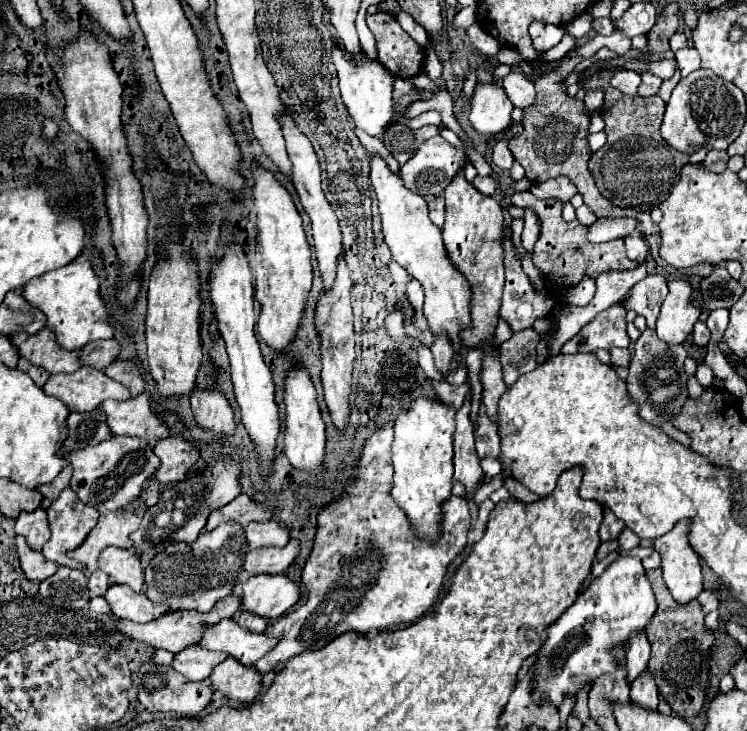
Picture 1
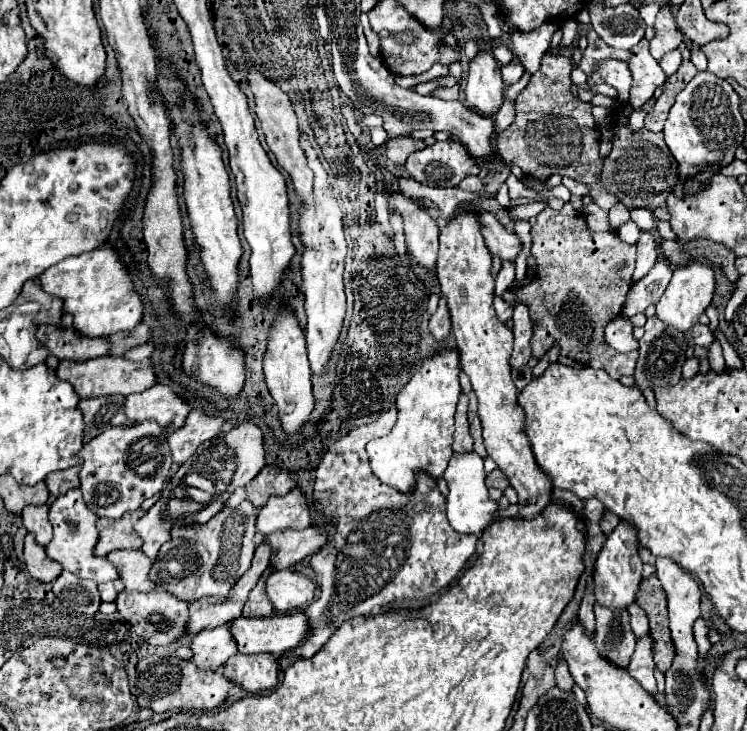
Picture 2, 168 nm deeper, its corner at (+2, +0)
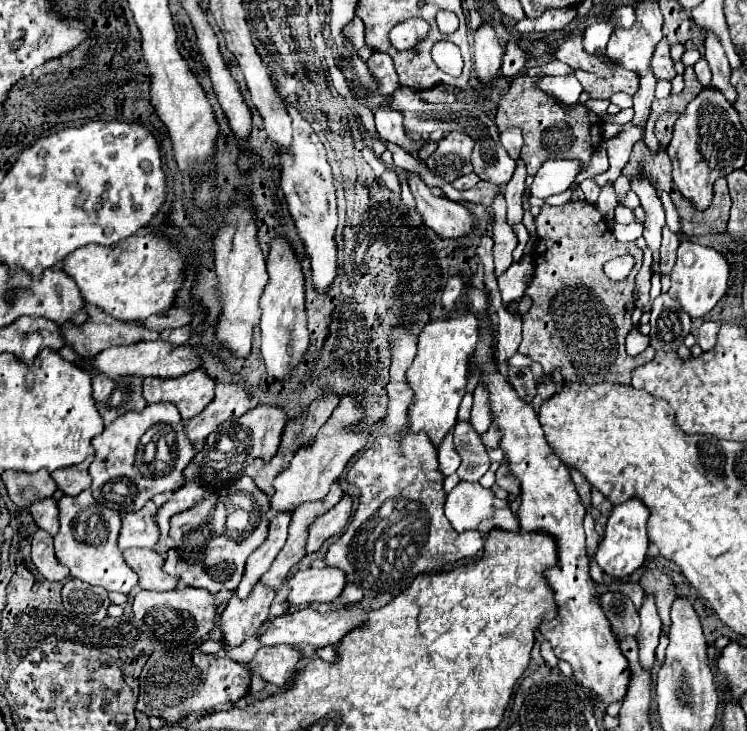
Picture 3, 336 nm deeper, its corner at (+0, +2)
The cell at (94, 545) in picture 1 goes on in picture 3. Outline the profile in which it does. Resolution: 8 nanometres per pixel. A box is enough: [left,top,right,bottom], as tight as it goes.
[118,501,160,551]

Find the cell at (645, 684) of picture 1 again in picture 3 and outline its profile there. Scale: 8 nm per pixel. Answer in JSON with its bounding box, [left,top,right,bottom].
[636,597,662,671]

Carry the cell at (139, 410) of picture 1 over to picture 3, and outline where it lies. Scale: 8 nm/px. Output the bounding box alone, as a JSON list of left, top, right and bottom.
[142,371,214,419]

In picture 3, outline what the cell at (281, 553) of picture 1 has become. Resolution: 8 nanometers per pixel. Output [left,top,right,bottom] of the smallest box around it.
[306,497,352,553]

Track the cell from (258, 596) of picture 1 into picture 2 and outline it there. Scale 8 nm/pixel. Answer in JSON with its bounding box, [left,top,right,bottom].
[266,569,316,613]

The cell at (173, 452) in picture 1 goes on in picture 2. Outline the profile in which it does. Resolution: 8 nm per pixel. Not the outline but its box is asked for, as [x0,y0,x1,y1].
[168,409,224,465]

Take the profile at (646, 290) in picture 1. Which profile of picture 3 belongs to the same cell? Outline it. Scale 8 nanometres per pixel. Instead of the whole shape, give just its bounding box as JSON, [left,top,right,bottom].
[660,227,678,275]

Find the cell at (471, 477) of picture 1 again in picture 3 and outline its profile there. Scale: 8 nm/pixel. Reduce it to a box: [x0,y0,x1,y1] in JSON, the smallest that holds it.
[446,481,520,533]

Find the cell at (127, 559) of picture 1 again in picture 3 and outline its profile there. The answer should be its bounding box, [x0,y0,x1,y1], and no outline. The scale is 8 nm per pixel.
[124,549,178,591]

